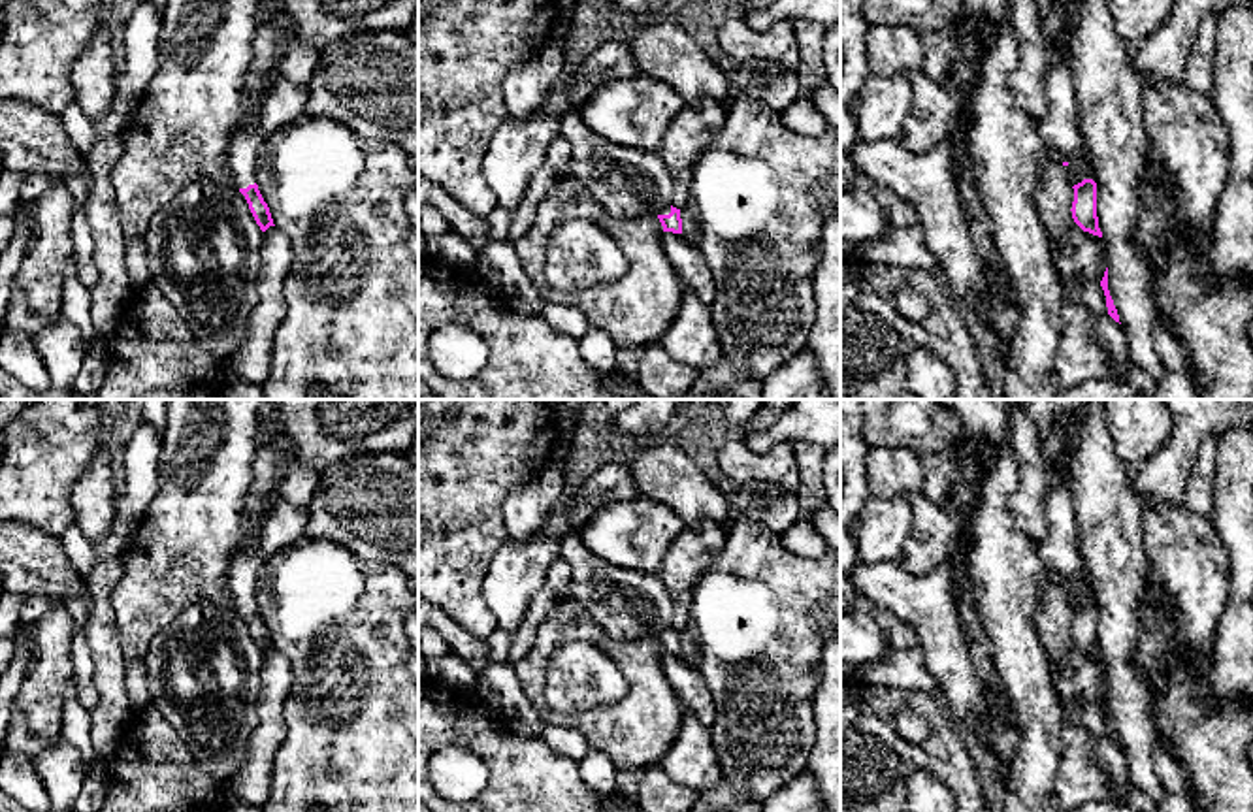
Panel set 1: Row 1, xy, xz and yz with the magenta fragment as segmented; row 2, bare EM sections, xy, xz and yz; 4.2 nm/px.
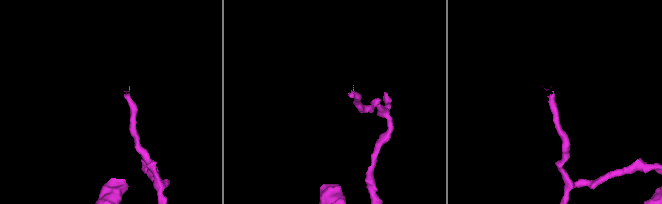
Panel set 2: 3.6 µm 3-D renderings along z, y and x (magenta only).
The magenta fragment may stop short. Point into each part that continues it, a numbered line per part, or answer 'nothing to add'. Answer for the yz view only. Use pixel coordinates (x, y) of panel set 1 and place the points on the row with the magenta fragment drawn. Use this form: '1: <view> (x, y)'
1: yz (1059, 130)

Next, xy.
1: xy (245, 144)

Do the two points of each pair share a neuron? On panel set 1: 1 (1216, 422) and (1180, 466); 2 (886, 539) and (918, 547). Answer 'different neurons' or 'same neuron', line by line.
1: same neuron
2: different neurons

